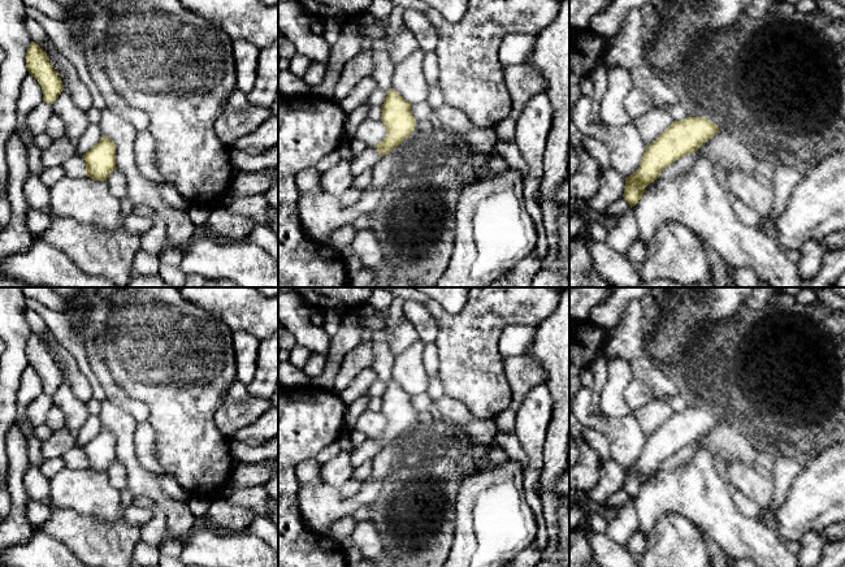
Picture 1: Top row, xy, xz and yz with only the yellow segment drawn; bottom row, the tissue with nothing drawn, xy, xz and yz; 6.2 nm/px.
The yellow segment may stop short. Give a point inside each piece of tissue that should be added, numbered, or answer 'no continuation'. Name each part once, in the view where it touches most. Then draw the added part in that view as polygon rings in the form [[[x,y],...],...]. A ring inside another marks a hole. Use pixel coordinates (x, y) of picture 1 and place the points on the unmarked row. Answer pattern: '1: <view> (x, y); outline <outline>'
no continuation

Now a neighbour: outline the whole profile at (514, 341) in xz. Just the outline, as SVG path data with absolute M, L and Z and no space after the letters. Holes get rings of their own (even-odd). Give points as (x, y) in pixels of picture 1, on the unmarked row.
M512 324L503 329L498 341L498 352L504 358L523 356L536 336L532 325Z

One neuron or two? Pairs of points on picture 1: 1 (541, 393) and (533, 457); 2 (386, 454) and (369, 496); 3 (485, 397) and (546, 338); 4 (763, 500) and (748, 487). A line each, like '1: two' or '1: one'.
1: one
2: two
3: two
4: one

